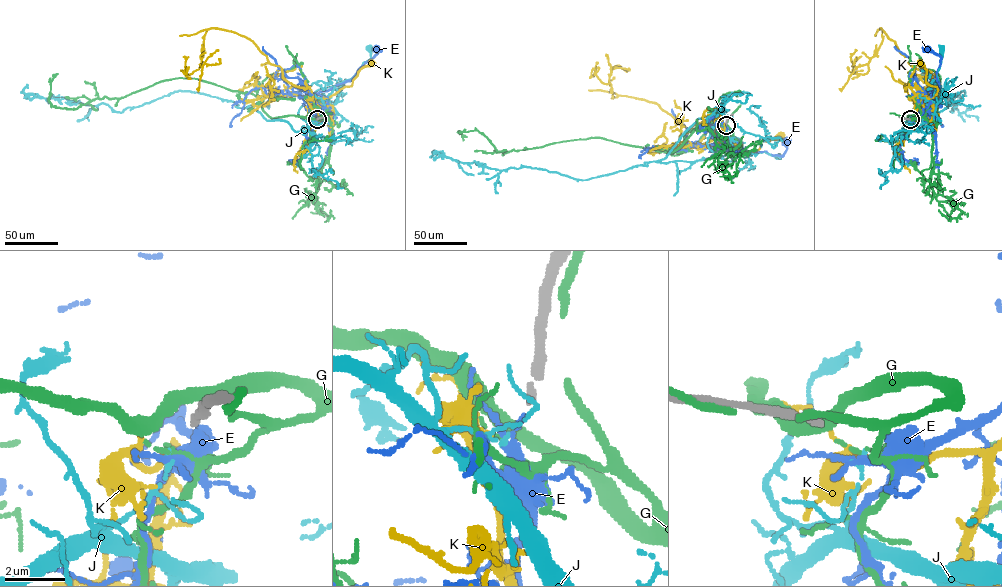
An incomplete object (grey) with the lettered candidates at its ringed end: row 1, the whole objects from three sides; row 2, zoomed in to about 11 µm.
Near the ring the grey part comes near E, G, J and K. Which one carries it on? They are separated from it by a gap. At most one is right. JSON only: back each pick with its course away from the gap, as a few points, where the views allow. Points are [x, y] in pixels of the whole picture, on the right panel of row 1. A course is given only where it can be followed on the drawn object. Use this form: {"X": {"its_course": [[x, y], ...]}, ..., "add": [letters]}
{"add": []}

